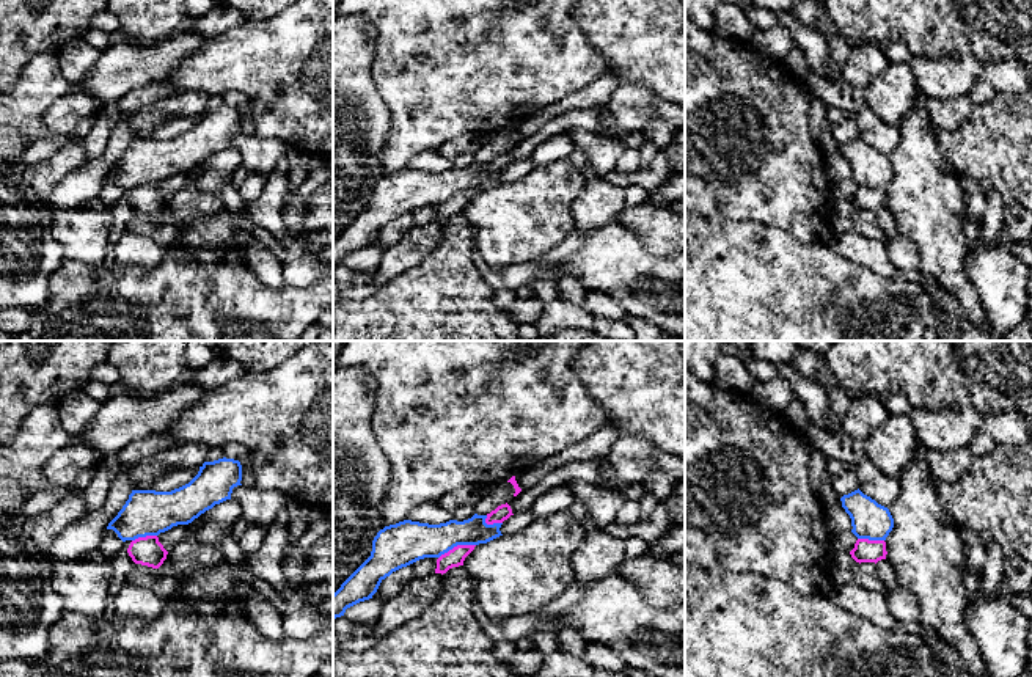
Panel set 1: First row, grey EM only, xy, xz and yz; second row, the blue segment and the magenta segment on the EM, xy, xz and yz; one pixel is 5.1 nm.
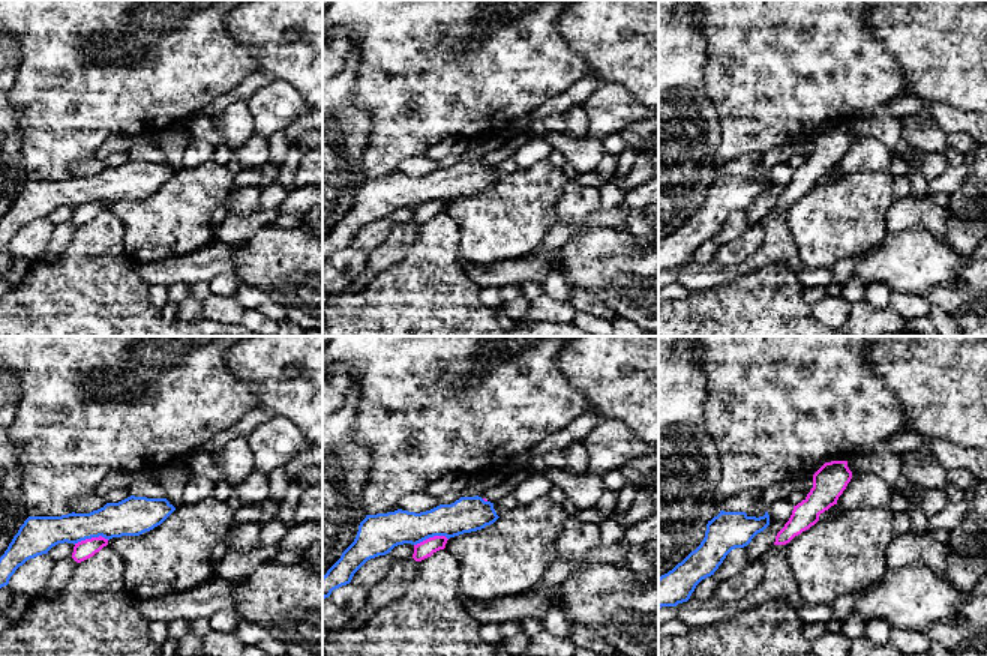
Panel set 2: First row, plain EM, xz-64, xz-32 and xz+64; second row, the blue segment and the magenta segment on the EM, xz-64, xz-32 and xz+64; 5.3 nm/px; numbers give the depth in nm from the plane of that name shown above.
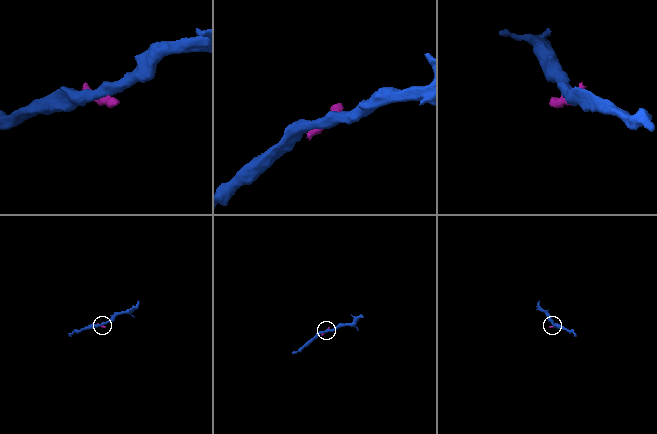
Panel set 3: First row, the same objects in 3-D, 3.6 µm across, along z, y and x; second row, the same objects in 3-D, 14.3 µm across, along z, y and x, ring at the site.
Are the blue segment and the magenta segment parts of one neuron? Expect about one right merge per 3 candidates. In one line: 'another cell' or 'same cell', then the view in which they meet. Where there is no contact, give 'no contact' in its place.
another cell; meets blue in xz

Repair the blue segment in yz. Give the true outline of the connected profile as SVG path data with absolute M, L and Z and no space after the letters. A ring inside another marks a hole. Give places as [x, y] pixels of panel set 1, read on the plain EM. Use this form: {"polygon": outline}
{"polygon": "M859 137L840 146L842 156L851 167L851 181L858 187L886 188L894 176L887 156L878 152Z"}

